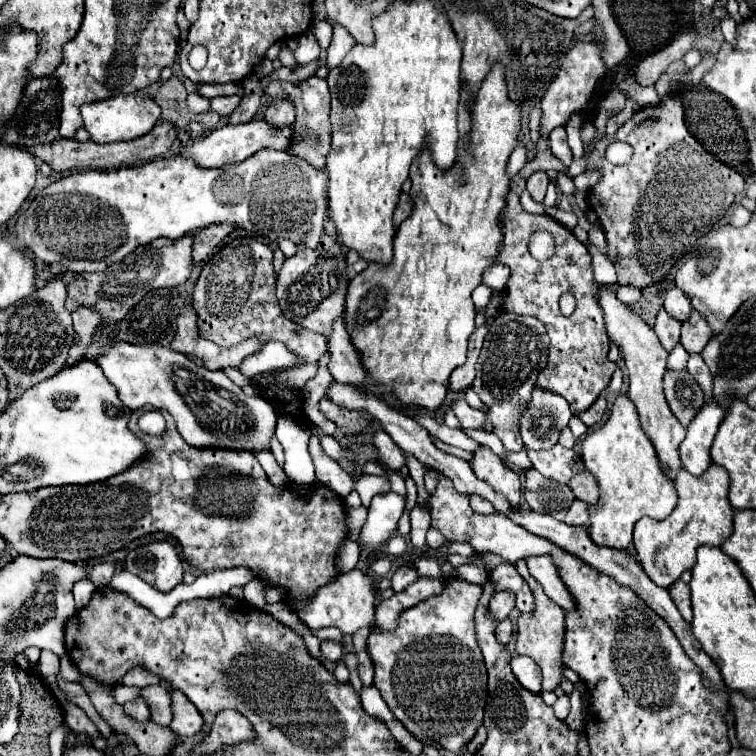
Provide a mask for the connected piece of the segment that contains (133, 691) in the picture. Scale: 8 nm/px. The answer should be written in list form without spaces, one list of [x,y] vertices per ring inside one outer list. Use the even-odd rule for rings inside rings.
[[[117,685],[117,687],[115,687],[115,691],[113,691],[113,695],[115,695],[115,701],[123,705],[123,703],[127,703],[127,701],[131,701],[131,699],[139,697],[139,695],[141,695],[141,687],[127,687],[127,685]]]

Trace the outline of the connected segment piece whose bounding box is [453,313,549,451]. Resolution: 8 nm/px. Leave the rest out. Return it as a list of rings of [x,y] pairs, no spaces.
[[[501,313],[495,317],[485,337],[479,361],[477,377],[471,389],[481,397],[487,411],[473,409],[463,399],[455,399],[453,411],[465,429],[483,429],[483,423],[493,423],[493,433],[501,439],[507,451],[521,451],[523,441],[519,435],[519,419],[525,403],[531,399],[531,389],[537,383],[539,371],[547,365],[549,337],[541,321],[533,317],[521,317],[515,313]]]

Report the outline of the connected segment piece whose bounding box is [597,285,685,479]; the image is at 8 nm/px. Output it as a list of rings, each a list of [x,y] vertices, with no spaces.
[[[601,285],[597,289],[597,301],[603,309],[603,319],[605,319],[609,339],[619,347],[623,361],[627,365],[629,397],[633,399],[637,411],[639,411],[643,431],[653,441],[655,451],[659,455],[659,461],[661,461],[667,477],[675,479],[677,471],[681,469],[677,447],[685,437],[685,427],[681,427],[681,423],[671,413],[671,409],[665,401],[665,395],[663,395],[663,387],[661,387],[661,379],[663,379],[663,373],[667,369],[667,351],[659,343],[655,331],[637,313],[633,313],[633,309],[629,305],[621,303],[609,285]]]

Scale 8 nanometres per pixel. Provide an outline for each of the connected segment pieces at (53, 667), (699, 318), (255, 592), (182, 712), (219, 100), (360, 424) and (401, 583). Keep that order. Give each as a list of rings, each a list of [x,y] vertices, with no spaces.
[[[41,651],[41,659],[39,663],[35,665],[35,669],[43,675],[43,677],[49,677],[49,675],[57,675],[59,673],[59,657],[49,653],[49,651]]]
[[[693,309],[687,323],[681,323],[681,345],[689,353],[701,353],[711,337],[713,335],[711,327],[707,327],[707,319],[703,319],[703,315]]]
[[[253,579],[253,581],[247,583],[243,589],[245,589],[245,601],[247,601],[247,603],[251,603],[253,607],[259,607],[259,609],[263,609],[263,607],[267,605],[265,595],[263,595],[263,589],[265,589],[265,583],[263,583],[263,581]]]
[[[171,691],[173,697],[173,721],[171,721],[171,729],[177,735],[195,735],[201,731],[203,727],[203,717],[199,715],[197,707],[181,693],[181,691]]]
[[[213,97],[211,99],[211,109],[215,111],[215,113],[219,113],[219,115],[223,115],[223,117],[227,117],[227,115],[231,115],[231,111],[239,105],[239,97]]]
[[[321,399],[321,401],[319,401],[319,411],[321,411],[327,419],[335,421],[335,423],[343,429],[343,433],[359,433],[361,429],[367,431],[367,429],[369,429],[369,423],[373,421],[371,417],[365,417],[363,413],[349,411],[349,409],[345,409],[345,407],[333,405],[333,403],[329,403],[329,399]]]
[[[401,565],[401,567],[395,571],[395,575],[391,577],[391,587],[393,587],[395,593],[399,593],[399,591],[403,591],[407,585],[415,583],[417,579],[419,579],[419,575],[417,575],[417,571],[415,571],[411,565]]]

